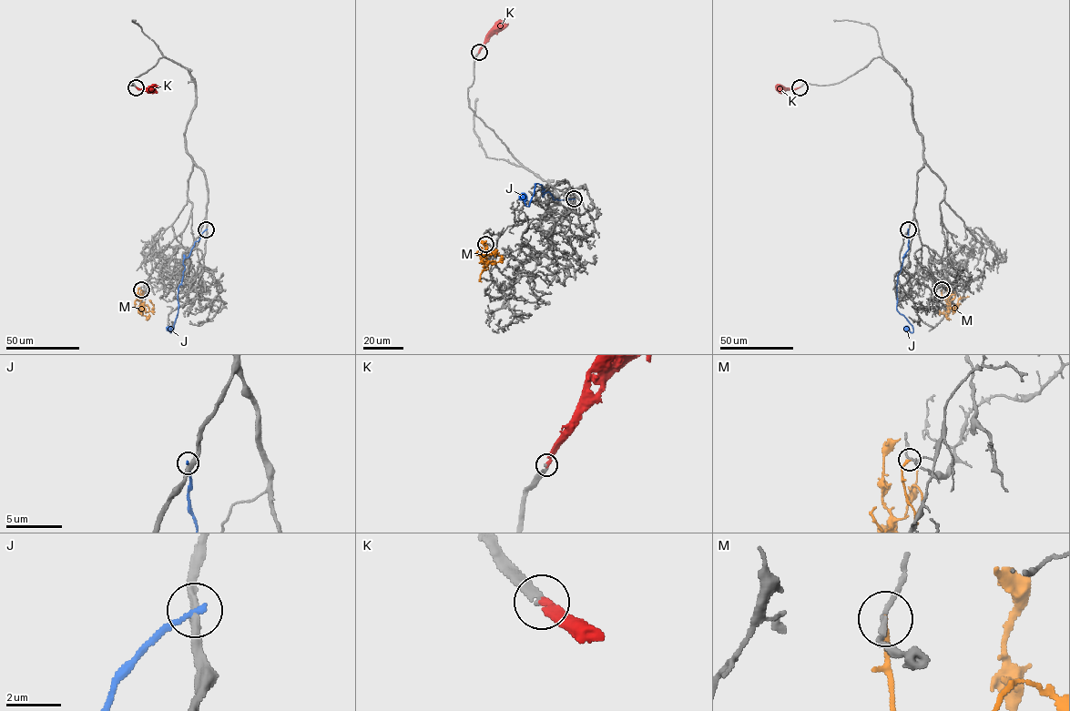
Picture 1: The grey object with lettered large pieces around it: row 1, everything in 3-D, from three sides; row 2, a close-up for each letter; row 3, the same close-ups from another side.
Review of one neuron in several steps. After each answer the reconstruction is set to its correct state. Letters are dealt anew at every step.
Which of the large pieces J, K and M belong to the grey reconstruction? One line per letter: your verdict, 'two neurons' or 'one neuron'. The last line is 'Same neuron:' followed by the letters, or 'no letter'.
J: two neurons
K: one neuron
M: two neurons
Same neuron: K

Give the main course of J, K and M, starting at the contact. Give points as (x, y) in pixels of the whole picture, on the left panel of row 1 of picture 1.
J: (206, 229), (194, 242), (189, 255), (184, 258), (185, 269), (178, 296), (178, 309), (170, 332), (168, 327)
K: (137, 87), (142, 89), (157, 86)
M: (141, 289), (139, 308), (147, 305), (152, 311), (151, 301)

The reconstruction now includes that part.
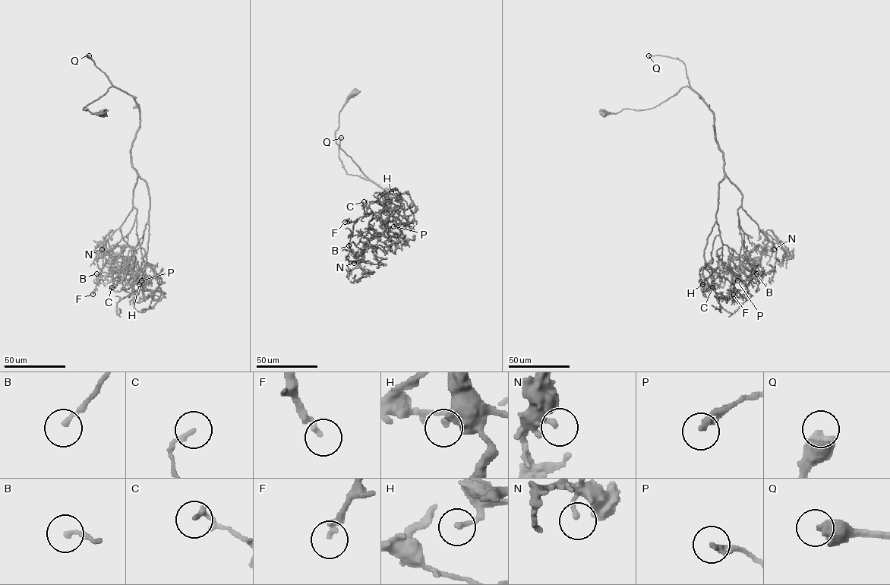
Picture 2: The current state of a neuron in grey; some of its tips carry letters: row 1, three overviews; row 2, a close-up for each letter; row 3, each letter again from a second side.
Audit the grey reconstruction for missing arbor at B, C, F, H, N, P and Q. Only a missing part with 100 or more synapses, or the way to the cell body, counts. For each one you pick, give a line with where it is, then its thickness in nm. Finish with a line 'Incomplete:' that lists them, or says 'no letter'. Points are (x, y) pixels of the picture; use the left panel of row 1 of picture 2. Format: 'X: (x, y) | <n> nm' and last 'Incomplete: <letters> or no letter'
Q: (89, 55) | 600 nm
Incomplete: Q

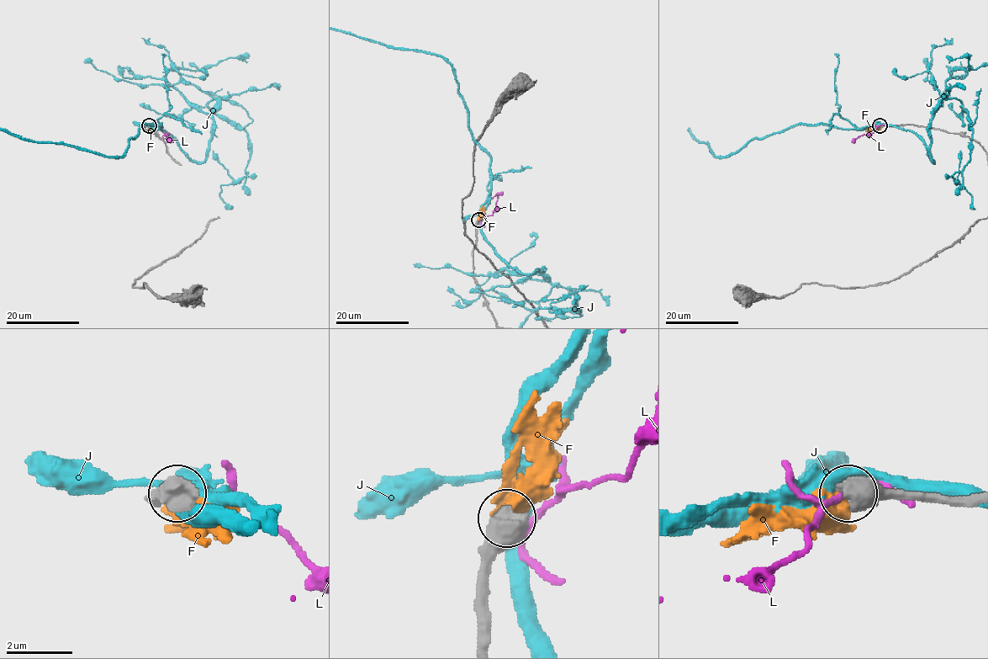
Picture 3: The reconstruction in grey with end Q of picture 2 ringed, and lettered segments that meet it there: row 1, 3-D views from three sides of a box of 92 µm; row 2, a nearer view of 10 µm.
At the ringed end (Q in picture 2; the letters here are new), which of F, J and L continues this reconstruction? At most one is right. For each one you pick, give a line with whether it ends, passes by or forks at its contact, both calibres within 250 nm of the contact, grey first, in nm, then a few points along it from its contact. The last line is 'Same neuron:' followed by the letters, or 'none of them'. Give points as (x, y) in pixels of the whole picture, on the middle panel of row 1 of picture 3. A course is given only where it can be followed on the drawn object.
F: it passes by; calibres 850 and 480 nm; course (479, 220), (482, 205)
Same neuron: F

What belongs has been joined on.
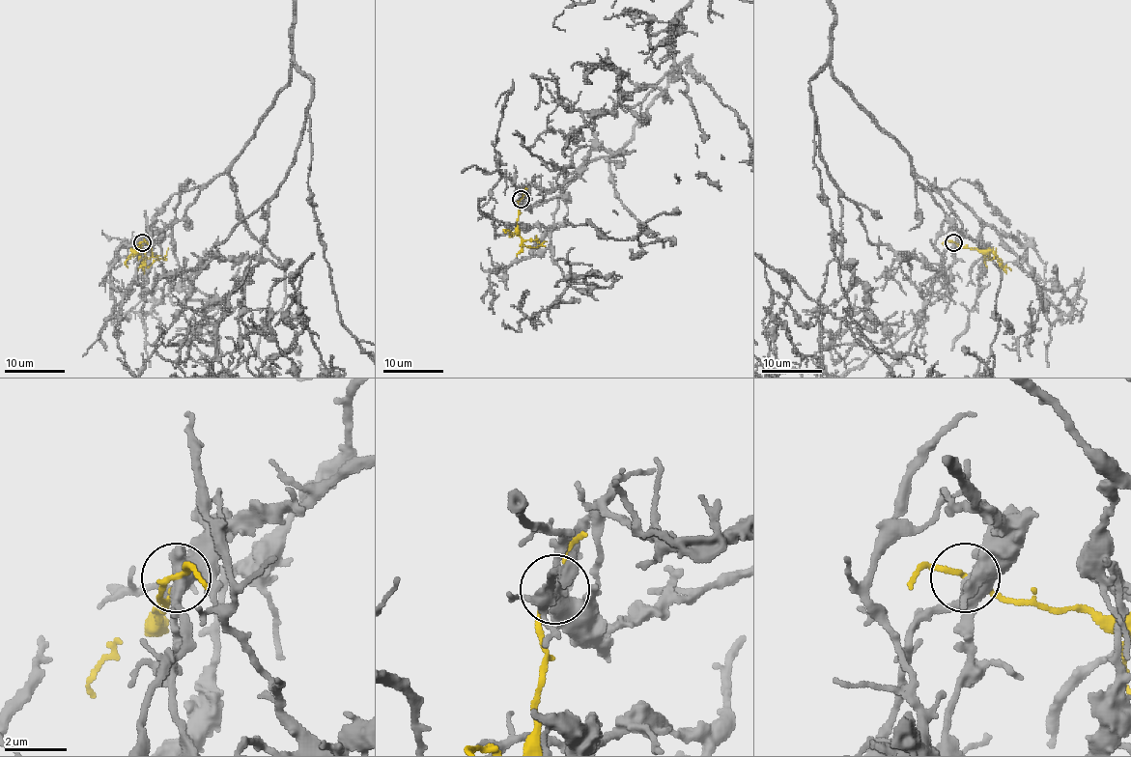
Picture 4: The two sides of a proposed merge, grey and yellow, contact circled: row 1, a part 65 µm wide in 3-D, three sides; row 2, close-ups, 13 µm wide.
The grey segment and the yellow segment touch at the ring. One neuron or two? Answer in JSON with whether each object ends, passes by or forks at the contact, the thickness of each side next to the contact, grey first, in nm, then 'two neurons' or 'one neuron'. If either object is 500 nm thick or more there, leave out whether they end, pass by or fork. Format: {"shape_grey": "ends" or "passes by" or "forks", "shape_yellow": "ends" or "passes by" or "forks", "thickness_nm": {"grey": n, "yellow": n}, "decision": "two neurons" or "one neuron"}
{"shape_grey": "forks", "shape_yellow": "passes by", "thickness_nm": {"grey": 420, "yellow": 160}, "decision": "two neurons"}

